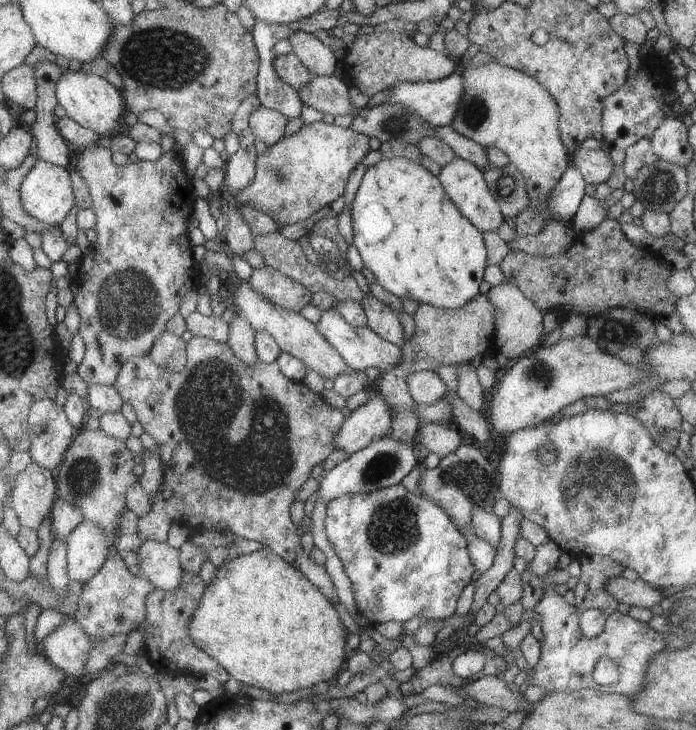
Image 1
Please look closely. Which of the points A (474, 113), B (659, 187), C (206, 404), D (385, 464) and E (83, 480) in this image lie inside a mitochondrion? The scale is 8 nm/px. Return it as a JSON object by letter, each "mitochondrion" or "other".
{"A":"mitochondrion","B":"mitochondrion","C":"mitochondrion","D":"mitochondrion","E":"mitochondrion"}

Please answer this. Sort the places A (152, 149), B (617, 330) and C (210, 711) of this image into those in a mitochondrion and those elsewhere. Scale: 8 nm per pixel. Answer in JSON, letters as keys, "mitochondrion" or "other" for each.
{"A":"other","B":"mitochondrion","C":"other"}

